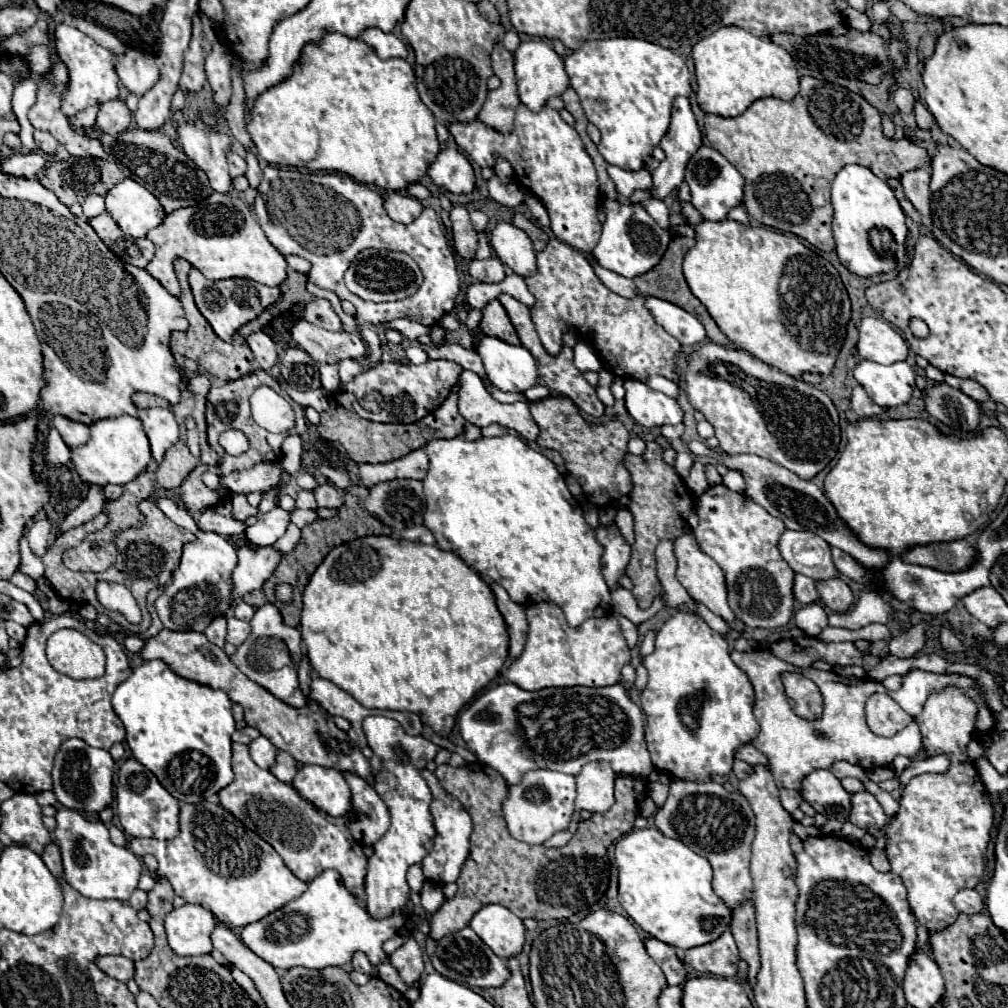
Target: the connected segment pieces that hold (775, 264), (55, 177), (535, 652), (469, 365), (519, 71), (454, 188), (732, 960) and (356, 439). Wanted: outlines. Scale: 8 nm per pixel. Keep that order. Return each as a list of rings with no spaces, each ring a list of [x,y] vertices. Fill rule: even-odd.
[[[724,219],[724,221],[702,221],[700,225],[696,225],[696,245],[684,255],[684,277],[688,281],[690,291],[700,299],[700,303],[708,309],[708,313],[712,315],[712,319],[716,321],[716,325],[726,333],[726,337],[740,349],[752,353],[754,357],[762,359],[764,363],[792,375],[792,377],[800,377],[802,373],[818,373],[818,375],[828,375],[834,367],[834,361],[838,357],[840,345],[844,343],[844,335],[846,335],[846,325],[850,319],[850,299],[848,293],[840,281],[838,271],[822,257],[818,257],[816,253],[812,253],[808,247],[804,247],[796,237],[790,237],[788,234],[781,233],[770,229],[770,227],[750,227],[750,225],[742,225],[738,221],[732,219]],[[784,273],[784,295],[780,295],[778,287],[780,287],[780,279]]]
[[[68,157],[64,161],[52,163],[44,175],[48,189],[56,193],[56,197],[68,207],[84,201],[86,195],[108,193],[108,187],[102,181],[102,173],[92,157]]]
[[[536,603],[526,609],[526,617],[528,617],[530,629],[528,629],[528,641],[526,641],[524,653],[508,669],[508,679],[526,691],[538,691],[544,687],[576,687],[576,685],[608,687],[622,679],[620,675],[622,667],[632,661],[630,649],[622,637],[622,629],[614,615],[586,619],[582,625],[570,627],[566,623],[566,617],[562,615],[562,609],[556,603]]]
[[[442,343],[439,346],[426,350],[429,359],[445,359],[458,363],[462,369],[470,369],[474,373],[478,373],[480,377],[484,375],[484,367],[482,361],[478,357],[478,353],[474,349],[466,349],[462,345],[446,345]]]
[[[524,41],[514,53],[514,71],[516,71],[516,85],[518,85],[518,97],[524,107],[530,111],[540,111],[550,97],[562,95],[568,87],[568,75],[564,71],[562,57],[544,41]]]
[[[444,149],[438,159],[428,167],[428,175],[434,185],[452,193],[470,193],[476,187],[476,175],[472,163],[460,149]]]
[[[730,929],[720,939],[700,947],[692,947],[684,955],[686,965],[694,967],[700,973],[718,977],[734,977],[738,959],[738,947]]]
[[[456,389],[450,393],[450,397],[444,401],[444,405],[436,411],[432,411],[430,415],[426,415],[424,419],[420,419],[418,423],[412,425],[386,425],[386,423],[372,423],[368,419],[362,419],[360,415],[356,415],[356,411],[352,409],[352,395],[346,391],[338,391],[332,397],[332,405],[320,413],[320,435],[328,441],[338,441],[344,445],[344,449],[348,451],[350,459],[360,463],[388,463],[394,459],[400,459],[404,455],[408,455],[414,449],[420,449],[424,443],[428,443],[430,439],[450,439],[450,437],[458,437],[464,431],[464,419],[458,413],[456,407]]]

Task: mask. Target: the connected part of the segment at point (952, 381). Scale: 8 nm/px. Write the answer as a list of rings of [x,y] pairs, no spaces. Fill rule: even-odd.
[[[946,375],[944,381],[946,381],[948,385],[952,385],[952,387],[958,387],[960,391],[964,391],[966,395],[970,395],[970,397],[976,399],[976,401],[986,401],[986,399],[988,399],[986,389],[984,389],[978,381],[974,381],[974,379],[958,379],[958,377],[954,377],[954,375]]]

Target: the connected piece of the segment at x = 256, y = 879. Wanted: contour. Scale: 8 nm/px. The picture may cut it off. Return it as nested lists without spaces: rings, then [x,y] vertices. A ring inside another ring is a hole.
[[[202,801],[196,805],[182,805],[180,823],[182,831],[178,837],[168,841],[132,839],[130,849],[136,855],[152,853],[158,859],[158,875],[172,883],[176,895],[184,897],[188,903],[204,905],[226,927],[242,929],[256,923],[306,891],[308,881],[298,879],[272,845],[246,829],[242,821],[218,803]]]

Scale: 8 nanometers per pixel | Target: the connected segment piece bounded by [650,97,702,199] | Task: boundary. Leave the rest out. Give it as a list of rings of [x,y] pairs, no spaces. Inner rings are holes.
[[[678,97],[674,99],[674,107],[672,107],[672,123],[670,123],[670,129],[668,133],[664,135],[660,147],[664,149],[666,153],[666,159],[660,163],[660,167],[652,173],[654,177],[654,187],[650,189],[650,195],[652,199],[666,199],[670,195],[670,191],[674,187],[678,187],[684,179],[684,167],[688,163],[688,159],[698,151],[698,147],[702,145],[702,135],[700,135],[700,129],[696,125],[696,119],[694,119],[694,113],[690,109],[690,103],[688,103],[688,97]]]

